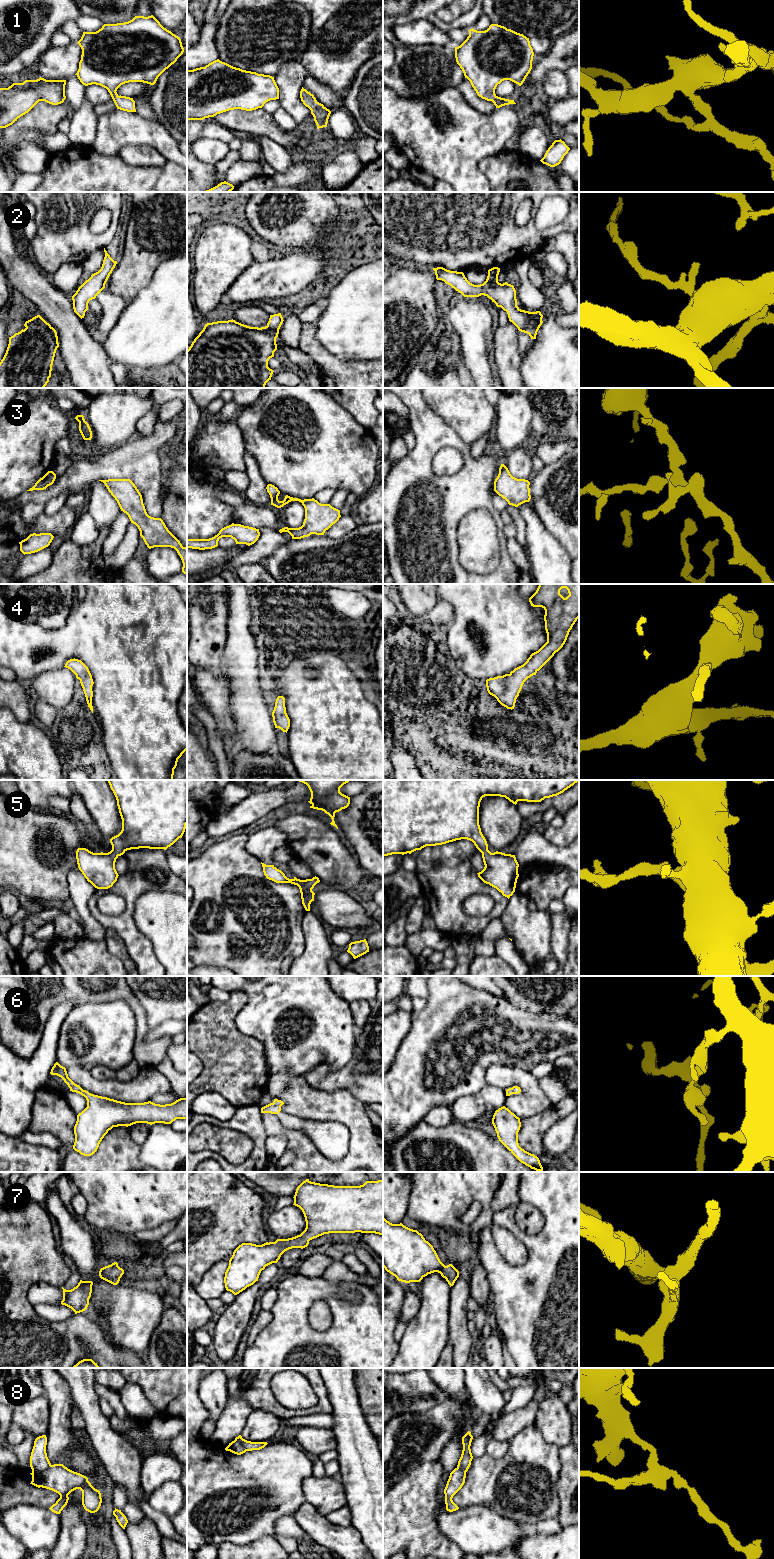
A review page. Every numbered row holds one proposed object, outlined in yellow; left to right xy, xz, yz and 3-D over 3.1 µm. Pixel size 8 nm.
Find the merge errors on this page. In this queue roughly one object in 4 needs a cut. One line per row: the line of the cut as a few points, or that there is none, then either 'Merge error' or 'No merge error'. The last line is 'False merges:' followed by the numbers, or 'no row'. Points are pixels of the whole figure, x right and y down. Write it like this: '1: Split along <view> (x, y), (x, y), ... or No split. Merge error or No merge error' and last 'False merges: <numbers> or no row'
1: No split. No merge error
2: No split. No merge error
3: No split. No merge error
4: No split. No merge error
5: No split. No merge error
6: No split. No merge error
7: No split. No merge error
8: Split along xy (50, 1464), (42, 1471), (32, 1472). Merge error
False merges: 8

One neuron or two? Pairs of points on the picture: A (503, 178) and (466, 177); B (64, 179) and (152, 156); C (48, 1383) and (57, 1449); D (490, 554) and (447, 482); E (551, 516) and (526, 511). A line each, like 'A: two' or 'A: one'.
A: two
B: two
C: one
D: two
E: two

